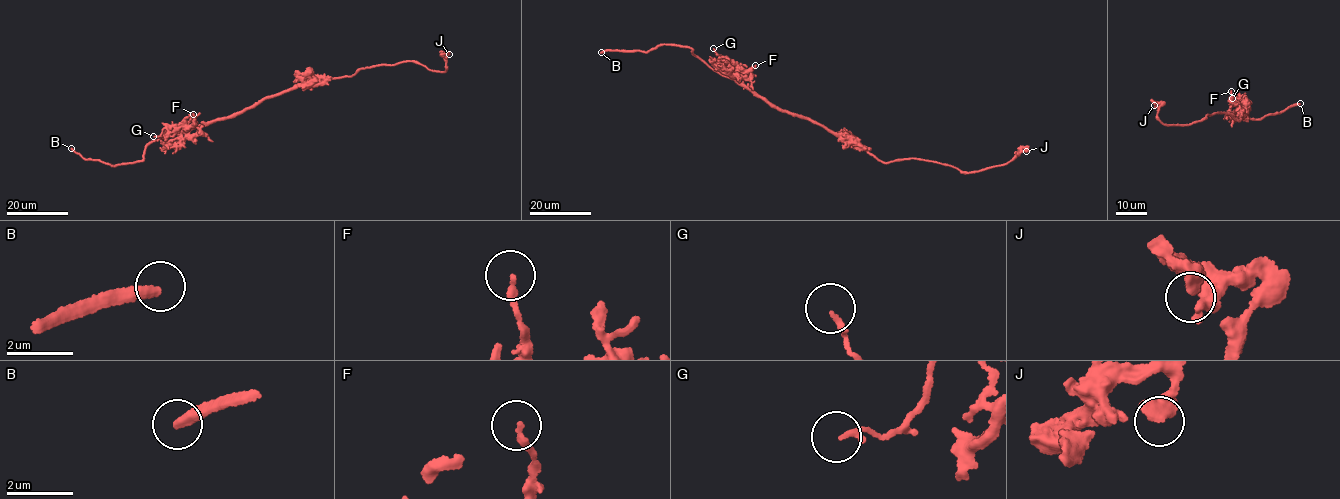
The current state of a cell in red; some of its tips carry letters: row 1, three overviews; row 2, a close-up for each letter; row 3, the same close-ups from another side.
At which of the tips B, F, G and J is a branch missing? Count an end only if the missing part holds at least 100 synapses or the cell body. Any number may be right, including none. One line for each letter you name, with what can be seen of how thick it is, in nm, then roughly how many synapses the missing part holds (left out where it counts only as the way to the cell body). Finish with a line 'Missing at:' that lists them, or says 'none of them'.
B: calibre 320 nm
Missing at: B

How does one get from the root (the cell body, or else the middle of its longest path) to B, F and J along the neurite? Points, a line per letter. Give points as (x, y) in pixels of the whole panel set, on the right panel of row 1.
B: (1245, 110), (1247, 115), (1244, 107), (1231, 117), (1241, 115), (1259, 119), (1300, 103)
F: (1245, 110), (1247, 115), (1242, 105), (1232, 100), (1231, 91)
J: (1245, 110), (1238, 121), (1217, 113), (1167, 126), (1159, 120), (1154, 105)

